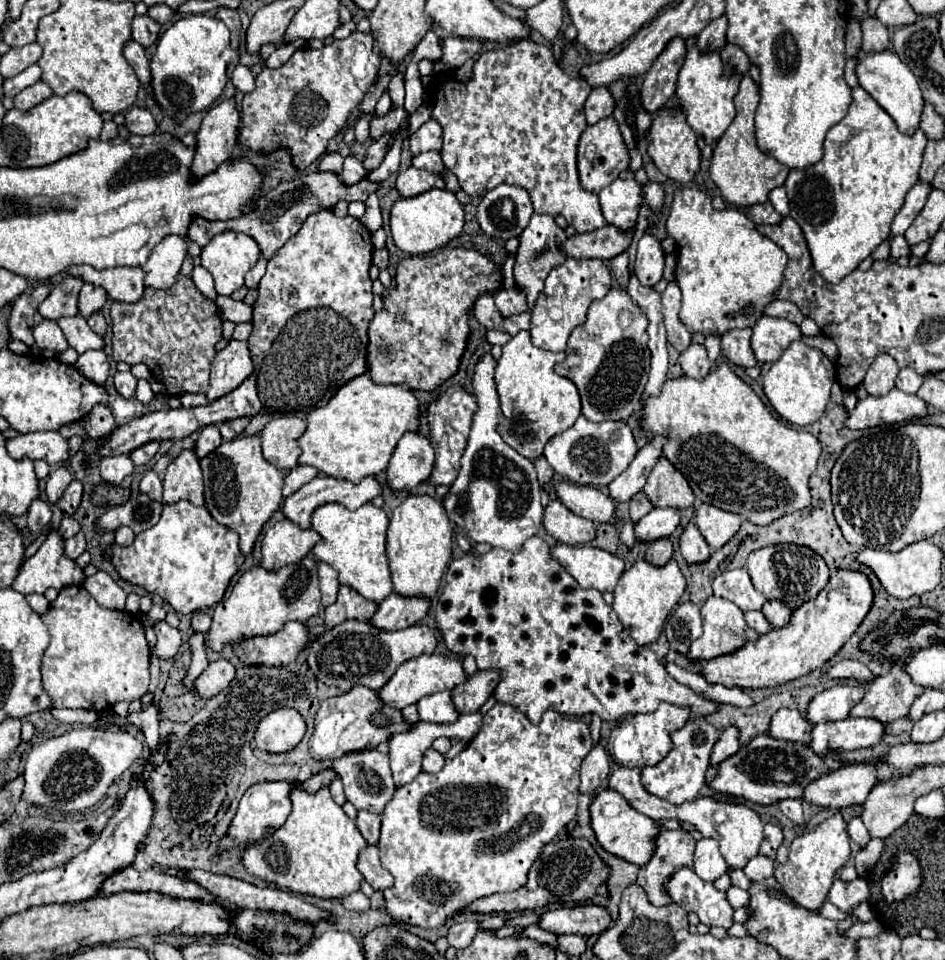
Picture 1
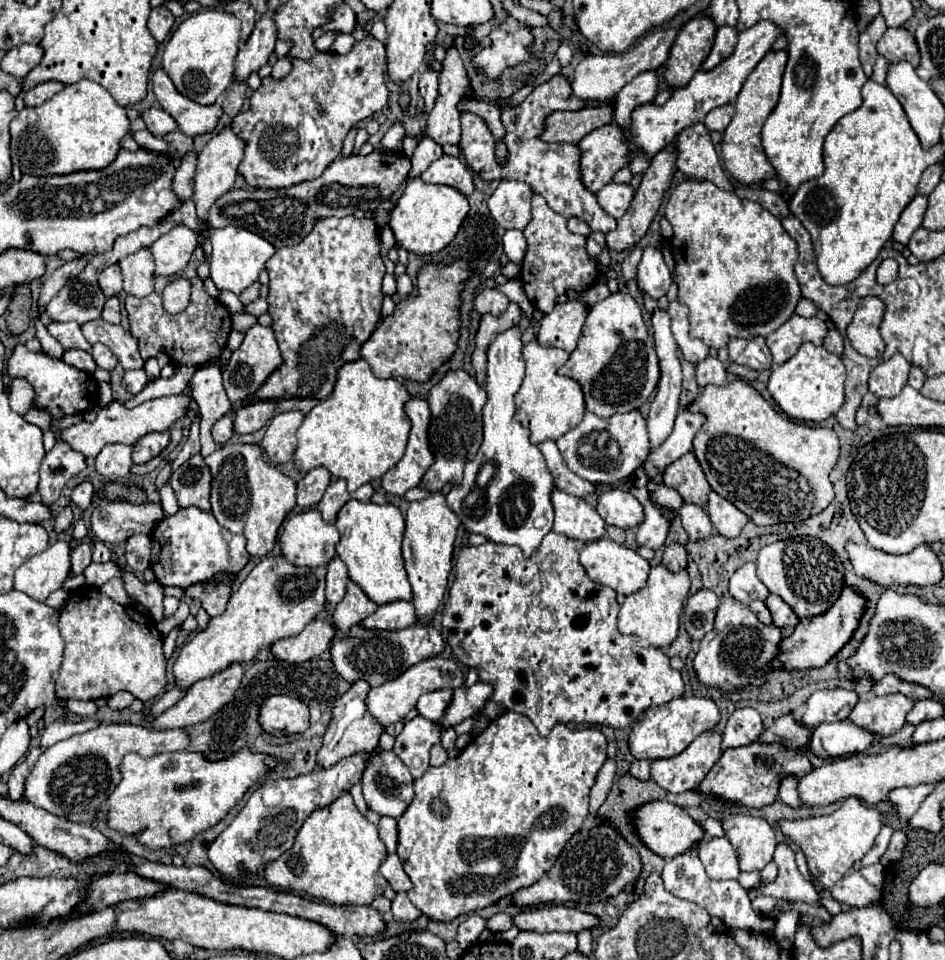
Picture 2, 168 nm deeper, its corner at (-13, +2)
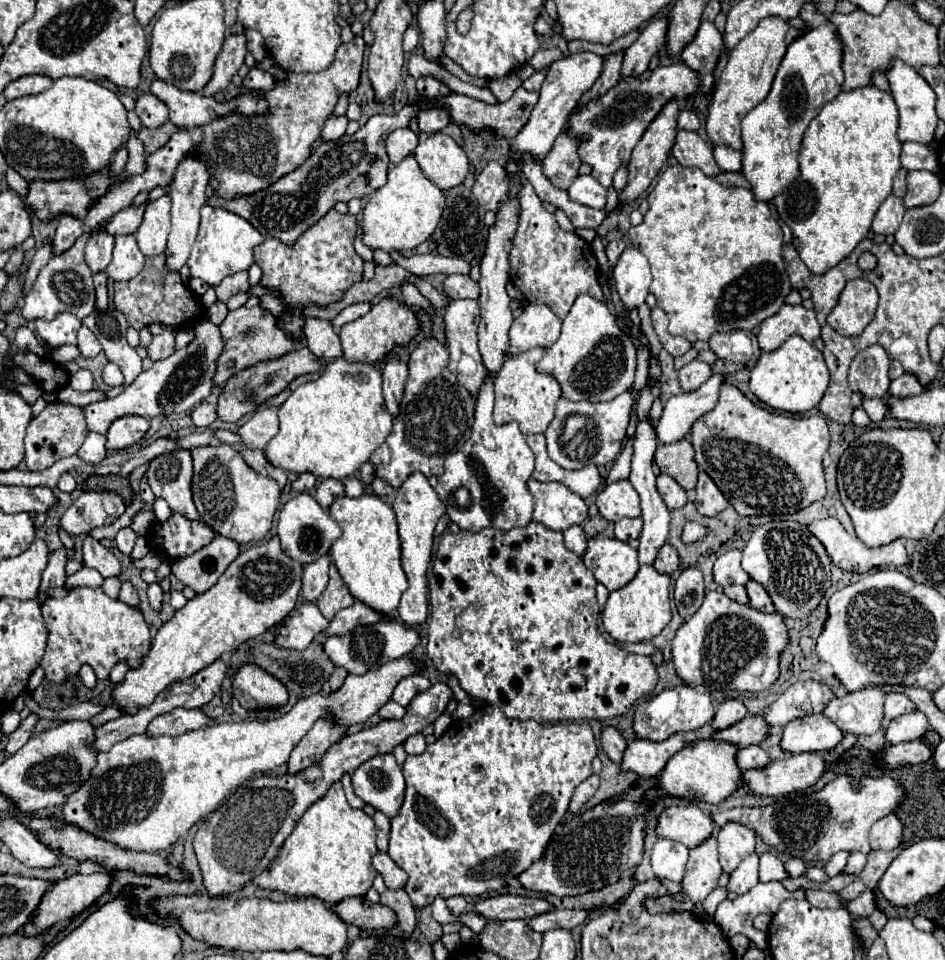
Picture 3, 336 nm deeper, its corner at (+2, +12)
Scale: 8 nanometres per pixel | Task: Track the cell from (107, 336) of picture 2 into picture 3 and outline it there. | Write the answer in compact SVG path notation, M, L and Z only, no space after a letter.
M116 309L114 317L108 311L92 311L88 317L82 319L82 325L86 325L98 337L108 361L120 365L124 383L130 385L132 379L136 379L136 375L140 375L142 371L142 359L126 341L128 323L124 315Z

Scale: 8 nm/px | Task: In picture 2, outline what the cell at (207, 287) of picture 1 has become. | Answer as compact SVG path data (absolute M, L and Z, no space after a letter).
M223 291L223 293L219 295L219 301L225 305L225 309L227 309L229 313L243 313L243 311L245 311L243 303L239 301L239 297L237 297L235 293L231 293L231 291Z

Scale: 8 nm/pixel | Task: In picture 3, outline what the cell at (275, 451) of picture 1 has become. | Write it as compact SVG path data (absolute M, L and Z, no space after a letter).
M259 407L242 427L238 427L238 435L248 449L264 449L278 429L278 407Z

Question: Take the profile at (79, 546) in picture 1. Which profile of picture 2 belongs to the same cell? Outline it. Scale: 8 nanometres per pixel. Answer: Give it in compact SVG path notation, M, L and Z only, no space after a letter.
M79 543L71 551L71 573L69 573L69 577L75 577L75 575L83 573L89 563L91 563L91 547L85 545L85 543Z

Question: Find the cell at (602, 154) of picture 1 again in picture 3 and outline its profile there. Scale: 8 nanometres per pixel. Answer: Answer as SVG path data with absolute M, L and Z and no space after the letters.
M566 129L556 137L554 147L544 157L542 167L544 175L560 189L568 189L572 181L578 177L578 169L582 165L582 159L578 155L578 147L582 145L586 137L570 135Z

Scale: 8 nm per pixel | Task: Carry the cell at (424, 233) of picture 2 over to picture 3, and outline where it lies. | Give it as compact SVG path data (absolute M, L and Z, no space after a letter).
M410 155L398 167L388 171L388 183L380 187L364 207L364 243L372 249L384 251L414 249L434 233L444 205L446 197L442 189L420 171L414 155Z

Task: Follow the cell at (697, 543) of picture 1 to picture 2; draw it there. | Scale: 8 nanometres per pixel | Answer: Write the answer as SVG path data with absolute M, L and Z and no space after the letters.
M683 501L681 509L679 509L679 517L681 517L681 523L683 523L687 535L693 541L699 541L699 539L705 539L705 537L713 535L711 519L701 505L691 505L691 503Z

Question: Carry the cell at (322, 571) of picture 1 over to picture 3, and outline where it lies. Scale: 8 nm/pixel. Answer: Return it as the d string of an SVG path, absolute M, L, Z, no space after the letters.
M322 555L314 563L304 565L304 577L302 577L302 595L308 601L316 601L324 587L328 585L328 567L330 567L330 557Z

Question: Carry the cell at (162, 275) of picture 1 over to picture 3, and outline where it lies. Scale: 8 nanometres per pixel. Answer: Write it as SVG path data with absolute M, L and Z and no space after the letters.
M168 195L148 203L144 221L136 231L136 241L146 257L156 257L166 251L166 239L170 233L170 199Z

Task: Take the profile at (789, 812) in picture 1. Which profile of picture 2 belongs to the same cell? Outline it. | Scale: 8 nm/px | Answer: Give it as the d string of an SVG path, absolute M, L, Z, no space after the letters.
M791 775L781 777L781 781L779 781L779 797L789 807L801 807L801 799L799 799L799 793L797 793L797 779L795 777L791 777Z

